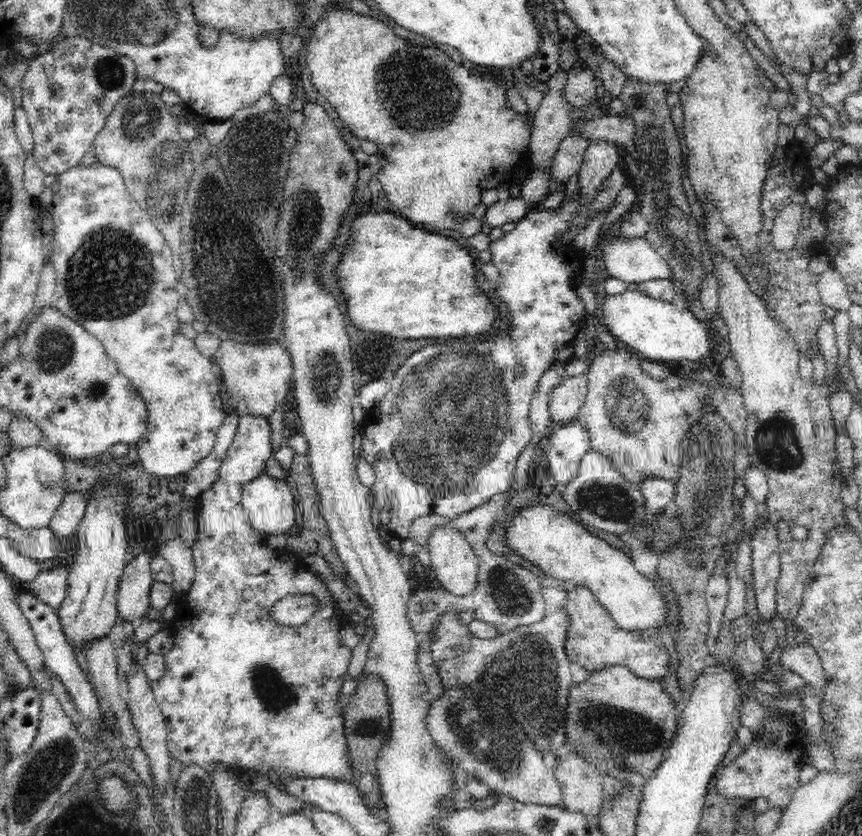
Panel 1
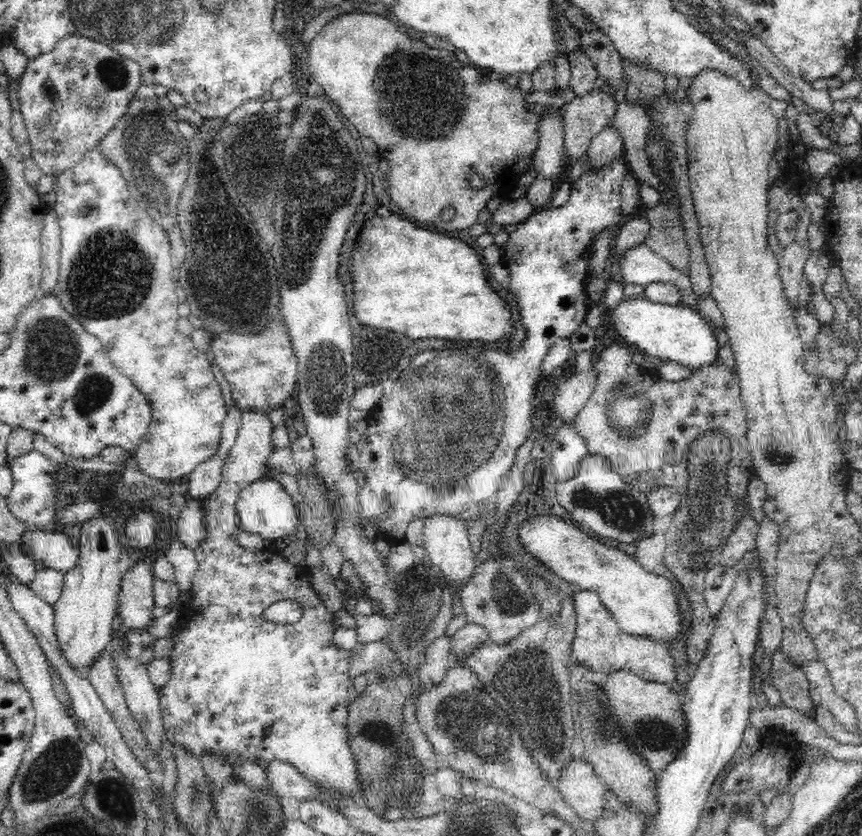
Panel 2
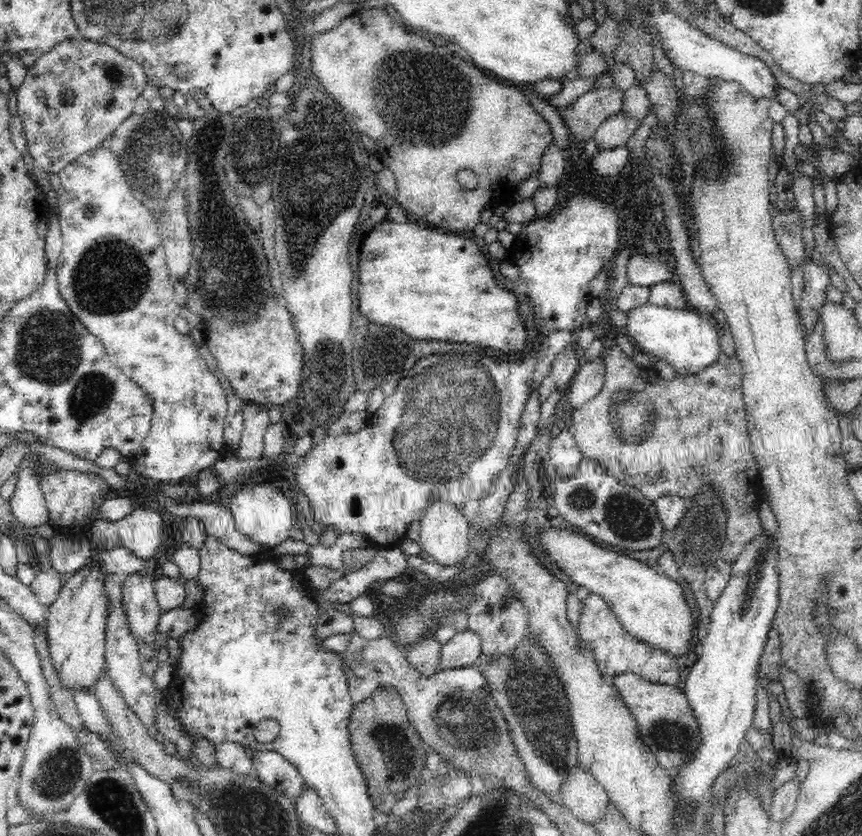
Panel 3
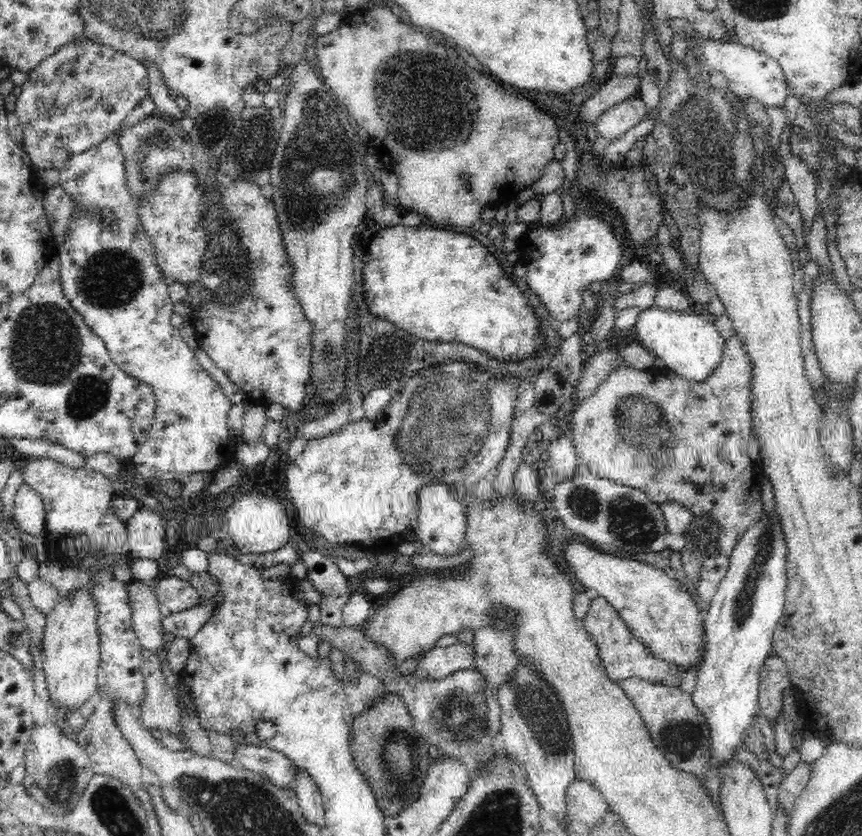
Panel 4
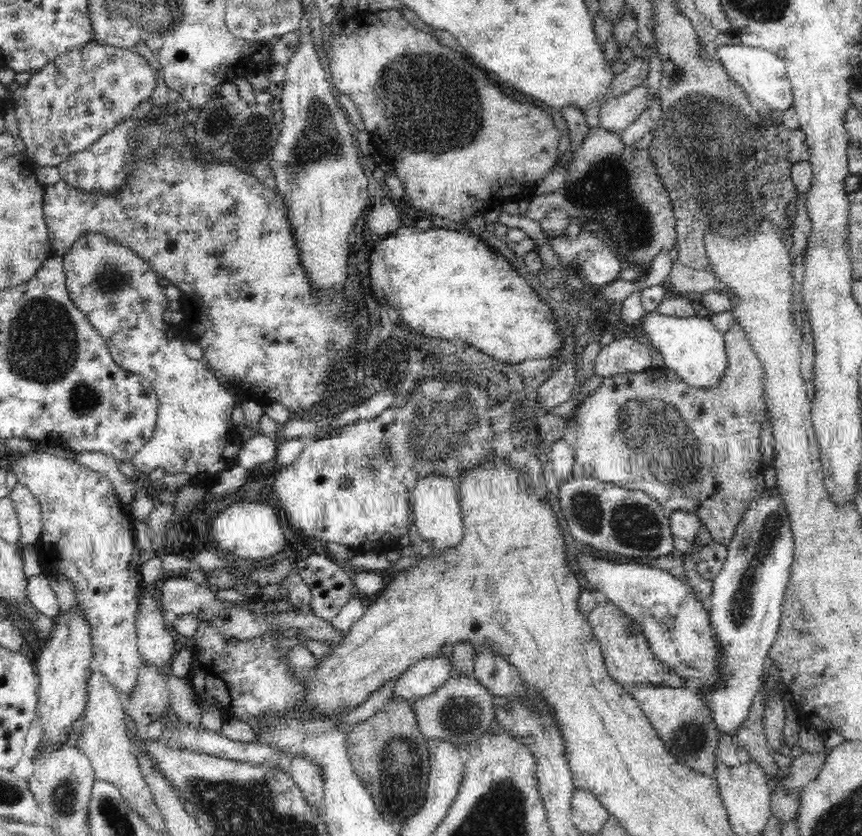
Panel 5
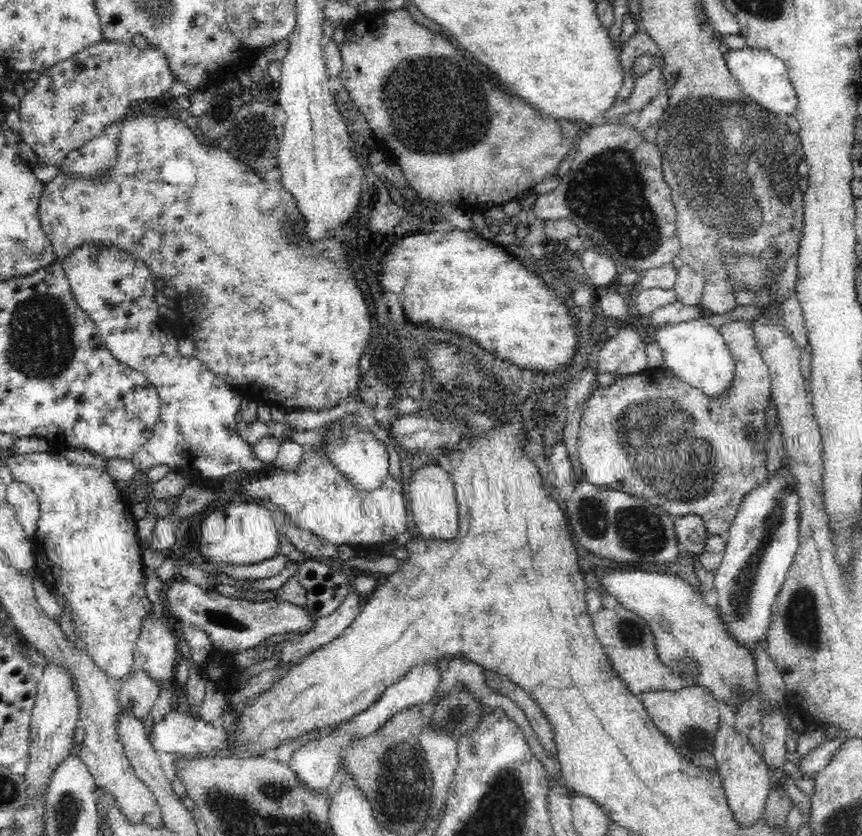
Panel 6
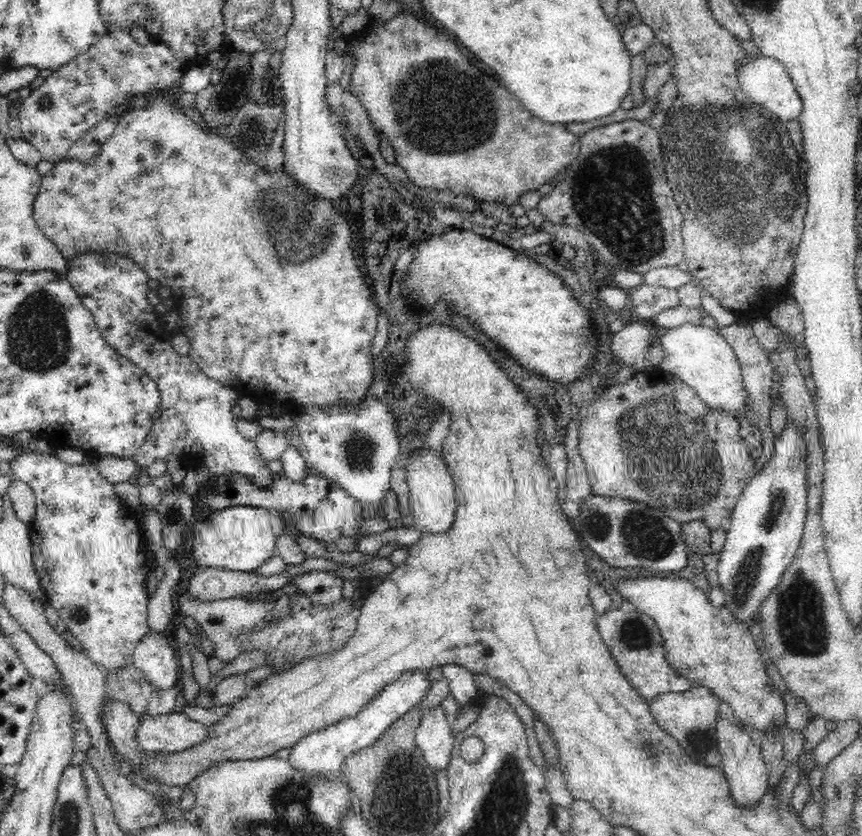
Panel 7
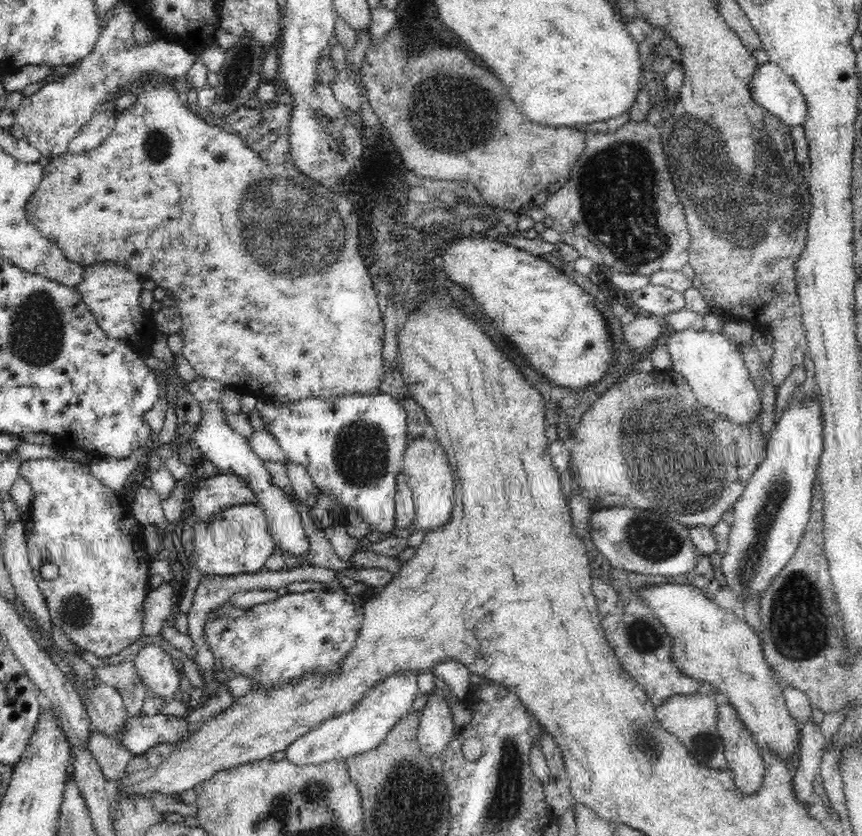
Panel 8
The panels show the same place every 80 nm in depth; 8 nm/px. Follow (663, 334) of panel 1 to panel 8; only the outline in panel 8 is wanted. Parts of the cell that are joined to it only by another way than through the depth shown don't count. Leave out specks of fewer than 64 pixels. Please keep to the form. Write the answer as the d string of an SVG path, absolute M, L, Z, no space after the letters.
M686 329L671 331L662 341L671 356L671 369L687 379L702 406L724 415L735 426L750 426L758 420L756 416L760 414L760 390L754 383L741 352L726 335L720 332Z

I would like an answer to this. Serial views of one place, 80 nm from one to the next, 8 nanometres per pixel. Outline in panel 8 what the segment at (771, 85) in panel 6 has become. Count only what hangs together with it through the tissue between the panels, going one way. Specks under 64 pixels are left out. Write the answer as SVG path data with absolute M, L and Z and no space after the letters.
M770 61L761 64L750 87L753 99L788 127L805 126L808 122L805 95L778 64Z

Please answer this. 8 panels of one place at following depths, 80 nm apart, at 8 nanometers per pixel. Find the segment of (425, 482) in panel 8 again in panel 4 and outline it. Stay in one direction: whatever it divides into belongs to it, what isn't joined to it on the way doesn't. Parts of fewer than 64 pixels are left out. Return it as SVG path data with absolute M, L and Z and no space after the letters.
M428 481L420 485L420 512L415 515L416 540L428 546L433 554L454 556L460 554L462 542L466 538L466 513L461 501L454 496L452 485L445 481Z

